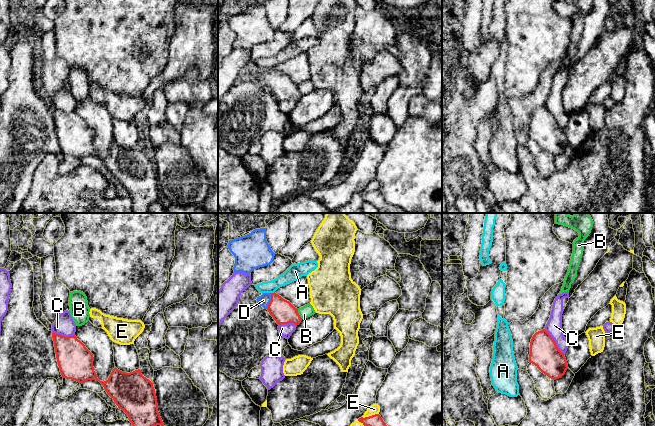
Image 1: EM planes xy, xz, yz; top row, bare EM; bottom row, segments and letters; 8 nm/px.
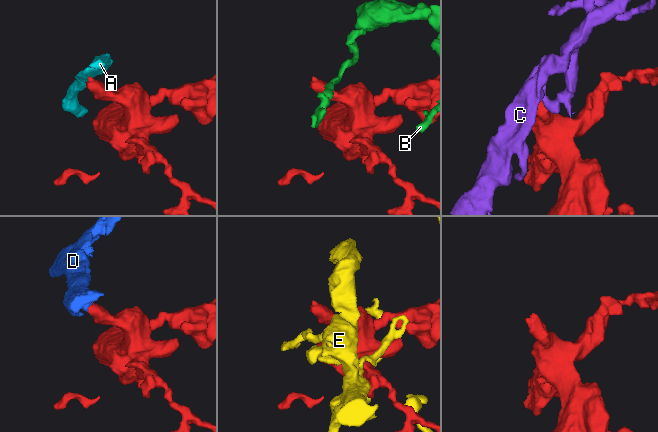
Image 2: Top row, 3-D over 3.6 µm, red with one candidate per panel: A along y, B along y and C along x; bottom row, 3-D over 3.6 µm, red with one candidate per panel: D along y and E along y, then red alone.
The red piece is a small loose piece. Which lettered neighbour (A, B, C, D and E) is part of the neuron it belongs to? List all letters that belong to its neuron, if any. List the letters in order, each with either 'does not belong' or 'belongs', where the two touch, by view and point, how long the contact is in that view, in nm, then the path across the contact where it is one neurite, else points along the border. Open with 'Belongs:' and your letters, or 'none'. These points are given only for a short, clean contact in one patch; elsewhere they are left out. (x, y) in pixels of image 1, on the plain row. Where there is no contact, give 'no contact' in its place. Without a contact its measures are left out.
Belongs: D
A: does not belong | xz (272, 69) | 40 nm | along xz (274, 67), (271, 69)
B: does not belong | xz (298, 90) | 90 nm | along xz (297, 85), (302, 94)
C: does not belong | yz (555, 118) | 260 nm | along yz (544, 105), (563, 130)
D: belongs | xz (270, 77) | 140 nm | across xz (283, 88), (270, 77), (263, 76)
E: does not belong | xz (370, 192) | 140 nm

